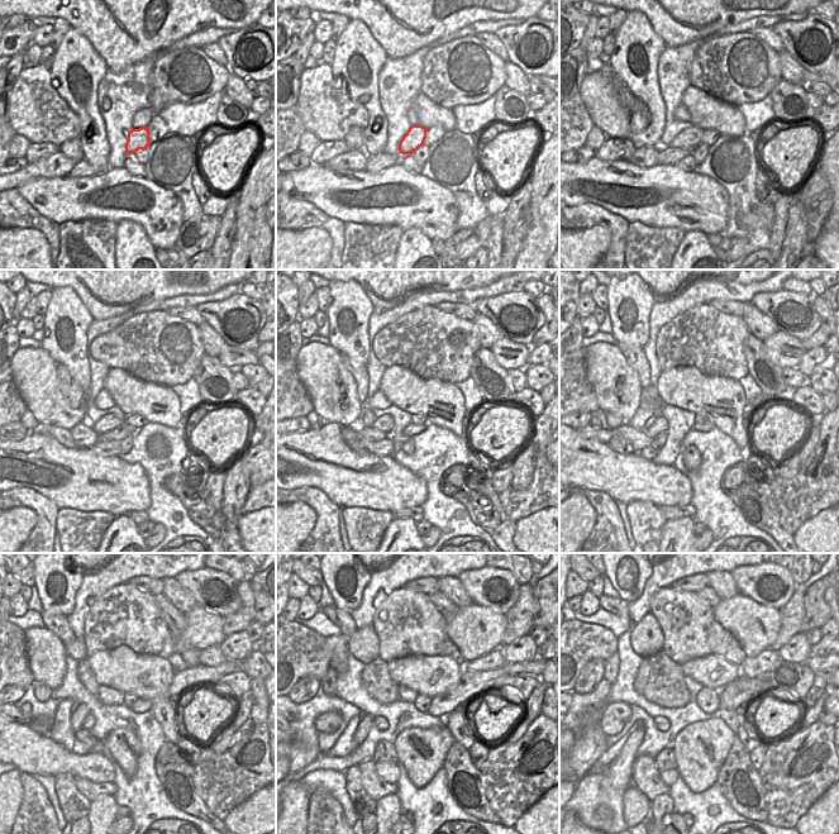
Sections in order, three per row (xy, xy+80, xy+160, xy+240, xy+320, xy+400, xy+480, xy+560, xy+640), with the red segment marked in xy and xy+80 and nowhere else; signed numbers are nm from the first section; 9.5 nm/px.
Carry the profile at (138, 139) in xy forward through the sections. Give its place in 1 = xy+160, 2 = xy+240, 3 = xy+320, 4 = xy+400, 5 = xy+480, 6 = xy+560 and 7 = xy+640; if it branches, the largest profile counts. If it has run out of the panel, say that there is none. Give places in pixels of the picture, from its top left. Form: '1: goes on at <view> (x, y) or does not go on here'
1: goes on at xy+160 (689, 138)
2: goes on at xy+240 (109, 422)
3: goes on at xy+320 (385, 423)
4: goes on at xy+400 (659, 425)
5: goes on at xy+480 (80, 718)
6: goes on at xy+560 (365, 724)
7: goes on at xy+640 (618, 775)

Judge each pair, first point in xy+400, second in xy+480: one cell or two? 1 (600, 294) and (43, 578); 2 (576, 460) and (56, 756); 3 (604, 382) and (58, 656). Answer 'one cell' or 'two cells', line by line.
1: two cells
2: one cell
3: one cell

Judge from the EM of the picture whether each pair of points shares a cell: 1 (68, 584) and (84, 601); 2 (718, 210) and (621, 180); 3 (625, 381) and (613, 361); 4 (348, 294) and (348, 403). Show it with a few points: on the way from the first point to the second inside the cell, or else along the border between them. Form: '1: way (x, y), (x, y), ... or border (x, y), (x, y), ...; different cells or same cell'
1: border (85, 576), (75, 599), (75, 609), (67, 616); different cells
2: way (694, 201), (671, 198), (653, 185), (646, 185); same cell
3: way (621, 376), (613, 366); same cell
4: way (348, 322), (348, 333), (334, 348), (334, 377); same cell

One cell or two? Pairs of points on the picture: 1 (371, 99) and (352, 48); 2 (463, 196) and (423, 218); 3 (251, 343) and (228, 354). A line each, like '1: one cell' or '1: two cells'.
1: one cell
2: two cells
3: two cells

